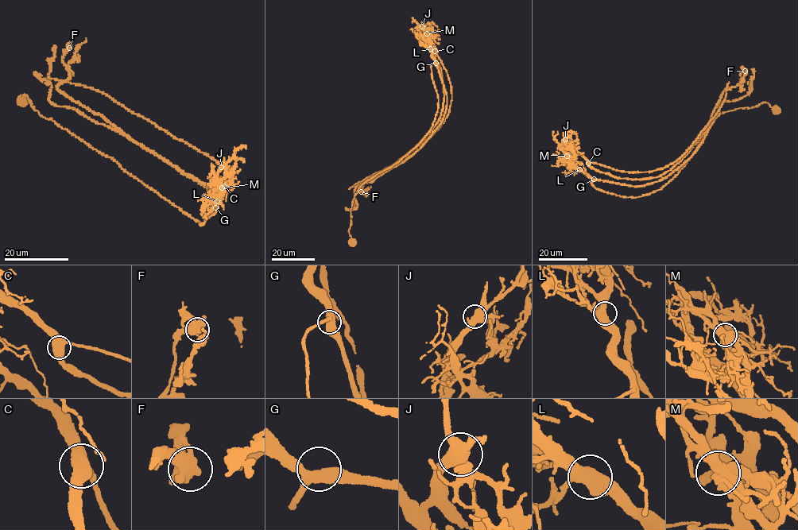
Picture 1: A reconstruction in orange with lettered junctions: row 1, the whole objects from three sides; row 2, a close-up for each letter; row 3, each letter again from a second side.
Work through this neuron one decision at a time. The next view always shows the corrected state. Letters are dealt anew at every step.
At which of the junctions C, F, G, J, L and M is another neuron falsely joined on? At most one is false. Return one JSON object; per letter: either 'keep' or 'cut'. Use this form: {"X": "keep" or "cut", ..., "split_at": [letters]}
{"C": "keep", "F": "keep", "G": "keep", "J": "keep", "L": "keep", "M": "cut", "split_at": ["M"]}

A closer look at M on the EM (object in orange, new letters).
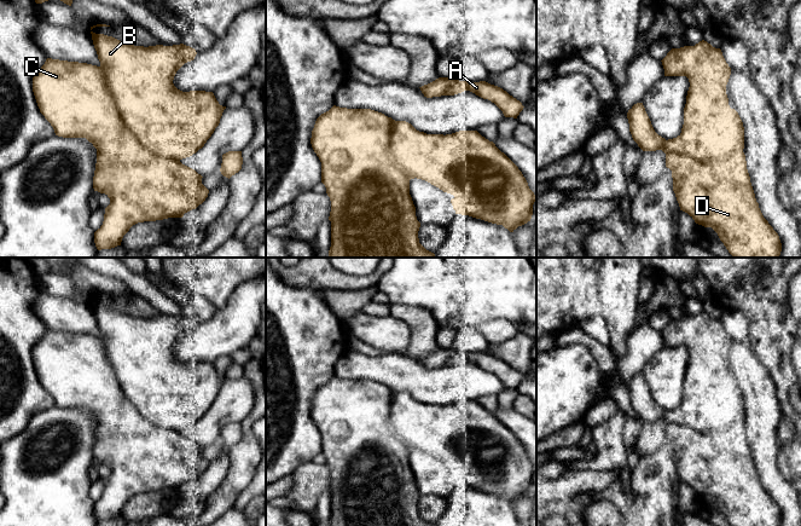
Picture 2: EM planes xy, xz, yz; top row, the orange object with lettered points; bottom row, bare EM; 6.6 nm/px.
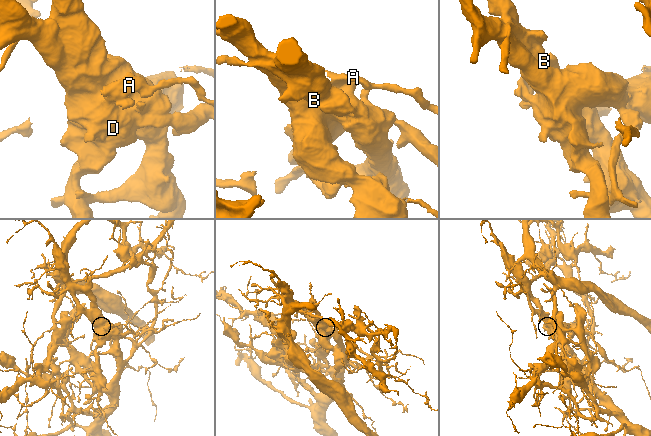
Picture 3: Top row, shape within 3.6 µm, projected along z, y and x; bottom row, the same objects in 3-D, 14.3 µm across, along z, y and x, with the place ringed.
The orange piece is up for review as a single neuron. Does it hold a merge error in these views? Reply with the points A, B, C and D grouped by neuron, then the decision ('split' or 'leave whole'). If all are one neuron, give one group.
groups A C D / B; split

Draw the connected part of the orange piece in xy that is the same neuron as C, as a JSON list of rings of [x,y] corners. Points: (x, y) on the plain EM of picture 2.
[[[47,329],[33,348],[33,363],[56,406],[86,409],[97,420],[93,459],[110,469],[103,496],[94,503],[98,521],[121,516],[123,507],[138,493],[182,489],[208,468],[201,445],[170,426],[159,426],[127,398],[99,337]]]

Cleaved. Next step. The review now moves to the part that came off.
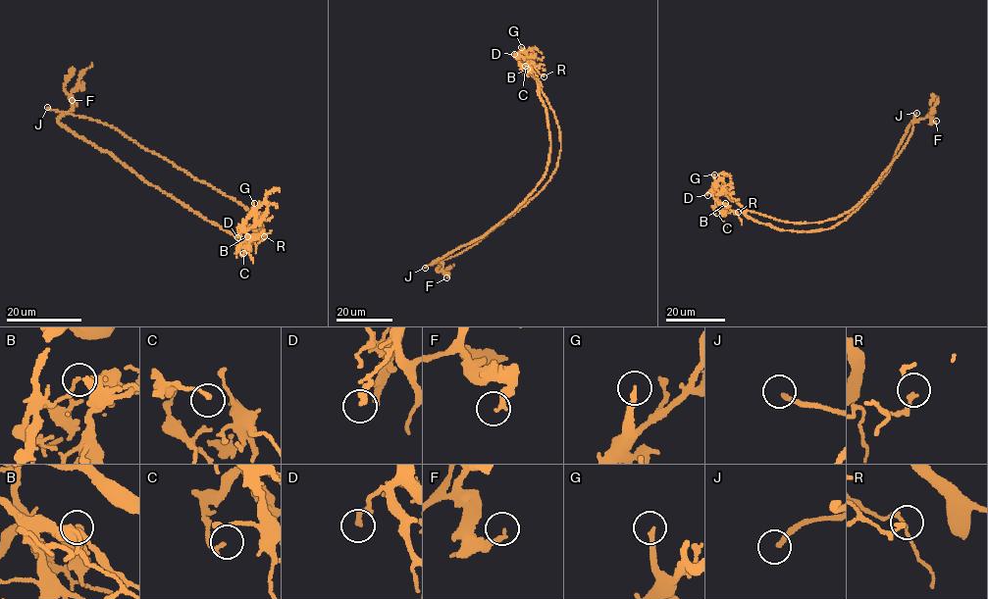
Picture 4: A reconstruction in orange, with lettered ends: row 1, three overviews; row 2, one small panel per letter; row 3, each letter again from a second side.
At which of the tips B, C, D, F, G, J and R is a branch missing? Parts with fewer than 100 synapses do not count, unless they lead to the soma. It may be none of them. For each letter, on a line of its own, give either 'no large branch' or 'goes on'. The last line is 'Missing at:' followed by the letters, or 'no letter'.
B: no large branch
C: no large branch
D: no large branch
F: no large branch
G: no large branch
J: goes on
R: no large branch
Missing at: J

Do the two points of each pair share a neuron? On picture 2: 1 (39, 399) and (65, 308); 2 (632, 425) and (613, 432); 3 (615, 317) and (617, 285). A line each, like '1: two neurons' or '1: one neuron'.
1: two neurons
2: two neurons
3: one neuron

